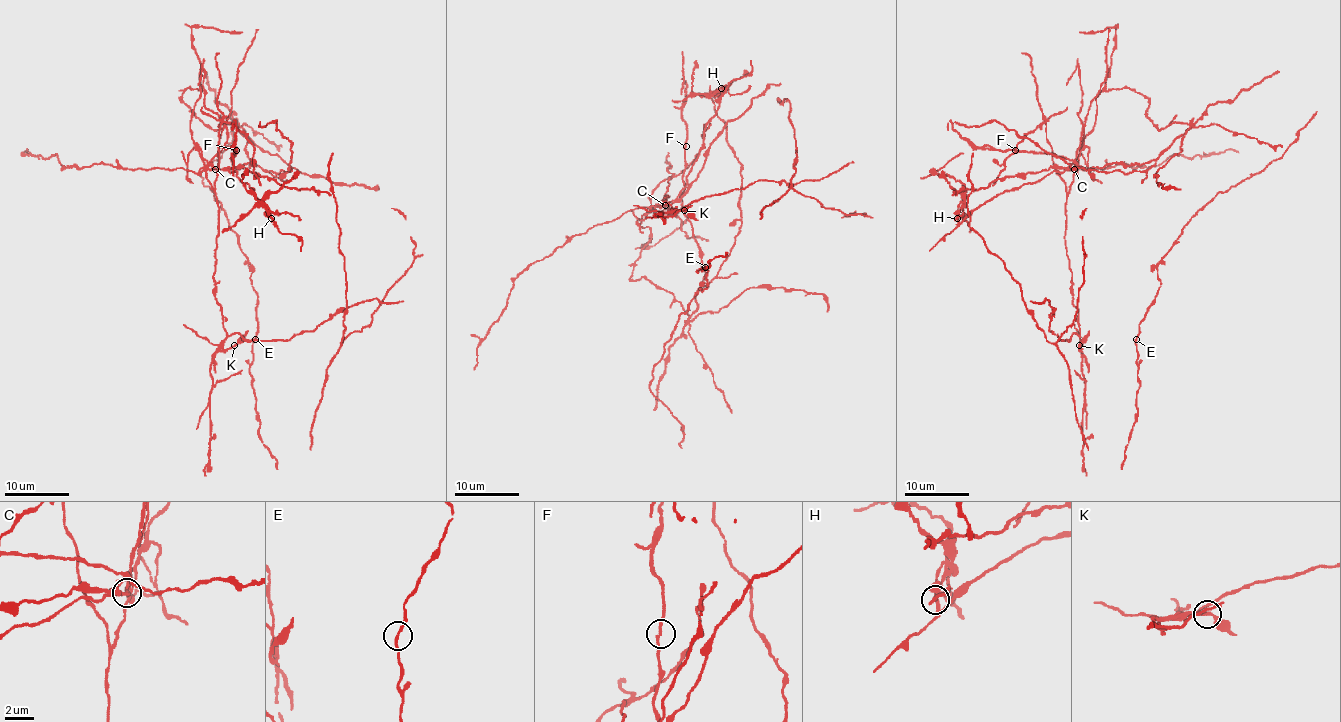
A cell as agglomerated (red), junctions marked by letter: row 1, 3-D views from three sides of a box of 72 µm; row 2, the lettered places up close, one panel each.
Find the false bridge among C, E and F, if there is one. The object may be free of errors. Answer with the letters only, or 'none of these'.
C

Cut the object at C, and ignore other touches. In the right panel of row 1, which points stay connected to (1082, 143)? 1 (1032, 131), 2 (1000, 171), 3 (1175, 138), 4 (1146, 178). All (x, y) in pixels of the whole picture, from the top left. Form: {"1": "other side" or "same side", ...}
{"1": "same side", "2": "same side", "3": "other side", "4": "other side"}

